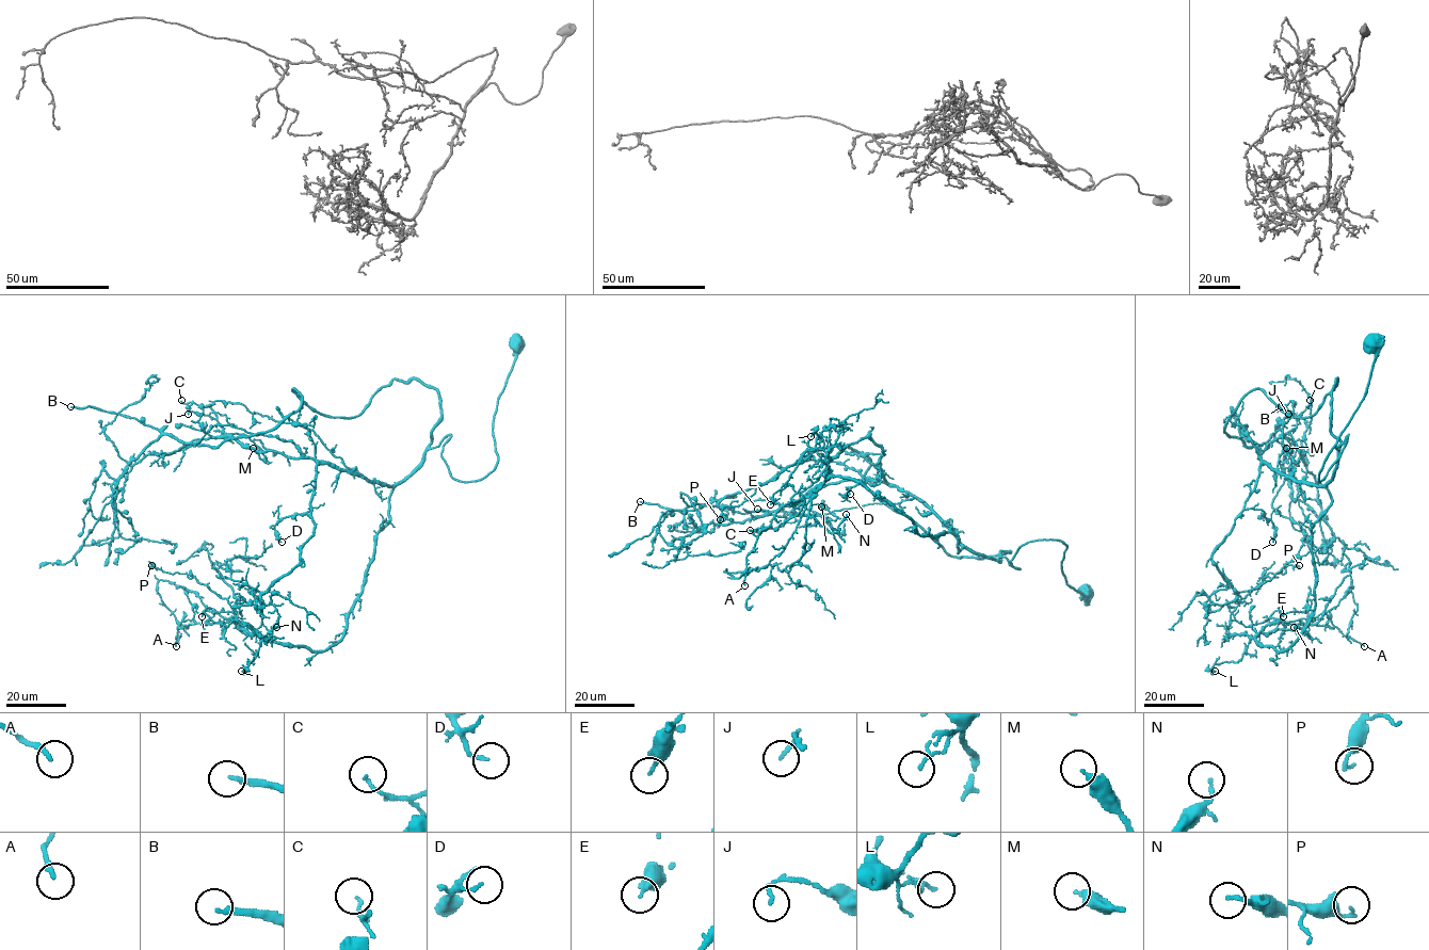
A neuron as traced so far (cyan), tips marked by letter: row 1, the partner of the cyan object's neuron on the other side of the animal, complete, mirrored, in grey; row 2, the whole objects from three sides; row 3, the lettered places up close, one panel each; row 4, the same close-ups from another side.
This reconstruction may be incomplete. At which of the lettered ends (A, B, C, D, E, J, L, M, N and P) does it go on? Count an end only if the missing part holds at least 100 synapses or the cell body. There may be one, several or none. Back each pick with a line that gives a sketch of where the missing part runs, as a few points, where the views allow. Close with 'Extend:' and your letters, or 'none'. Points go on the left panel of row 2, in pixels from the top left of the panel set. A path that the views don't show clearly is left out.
Extend: B

